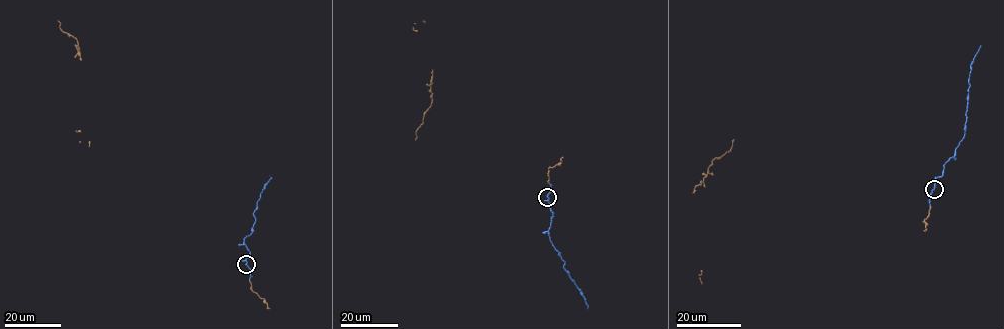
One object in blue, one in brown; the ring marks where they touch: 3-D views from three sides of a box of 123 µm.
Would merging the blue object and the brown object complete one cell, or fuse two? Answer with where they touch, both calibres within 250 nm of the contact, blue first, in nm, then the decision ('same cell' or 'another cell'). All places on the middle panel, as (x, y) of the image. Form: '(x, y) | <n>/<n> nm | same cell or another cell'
(547, 197) | 200/50 nm | same cell

